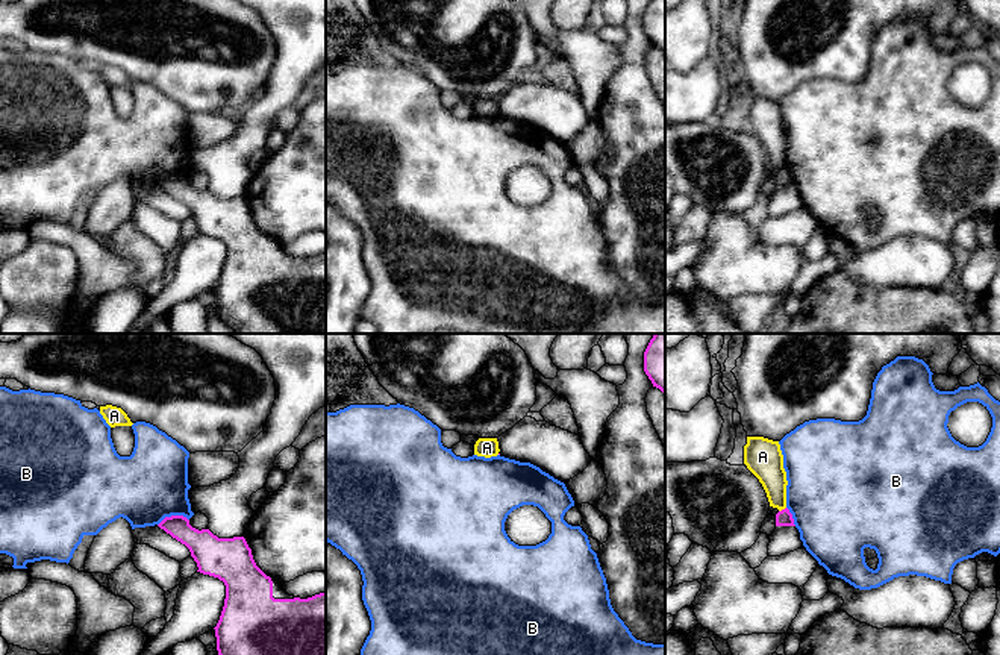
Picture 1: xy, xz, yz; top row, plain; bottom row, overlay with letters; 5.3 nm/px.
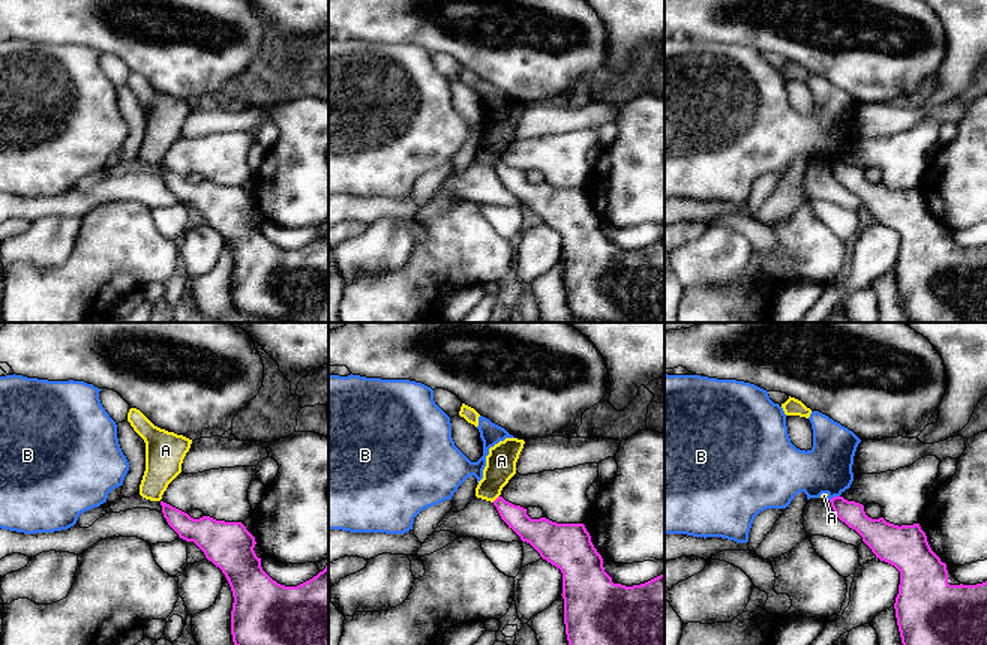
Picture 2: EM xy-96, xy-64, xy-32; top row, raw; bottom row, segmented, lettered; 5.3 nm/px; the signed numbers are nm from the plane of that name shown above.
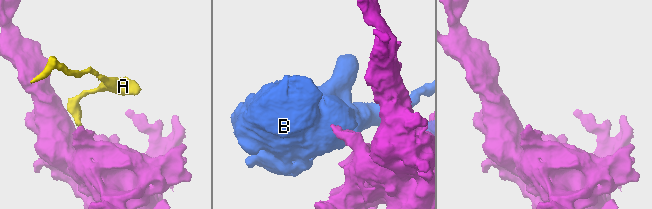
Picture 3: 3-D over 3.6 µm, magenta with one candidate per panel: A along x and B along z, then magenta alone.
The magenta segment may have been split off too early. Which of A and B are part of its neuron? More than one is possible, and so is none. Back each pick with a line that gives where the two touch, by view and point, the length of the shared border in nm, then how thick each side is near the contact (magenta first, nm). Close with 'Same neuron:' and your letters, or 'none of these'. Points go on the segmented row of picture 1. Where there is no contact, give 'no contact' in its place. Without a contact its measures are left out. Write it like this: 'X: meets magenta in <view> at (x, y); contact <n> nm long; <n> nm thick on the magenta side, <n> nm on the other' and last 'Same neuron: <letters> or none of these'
Same neuron: none of these

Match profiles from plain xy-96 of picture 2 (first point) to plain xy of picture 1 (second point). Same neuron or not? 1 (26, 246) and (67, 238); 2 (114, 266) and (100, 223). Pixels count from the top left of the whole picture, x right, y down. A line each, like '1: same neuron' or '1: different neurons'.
1: different neurons
2: different neurons

